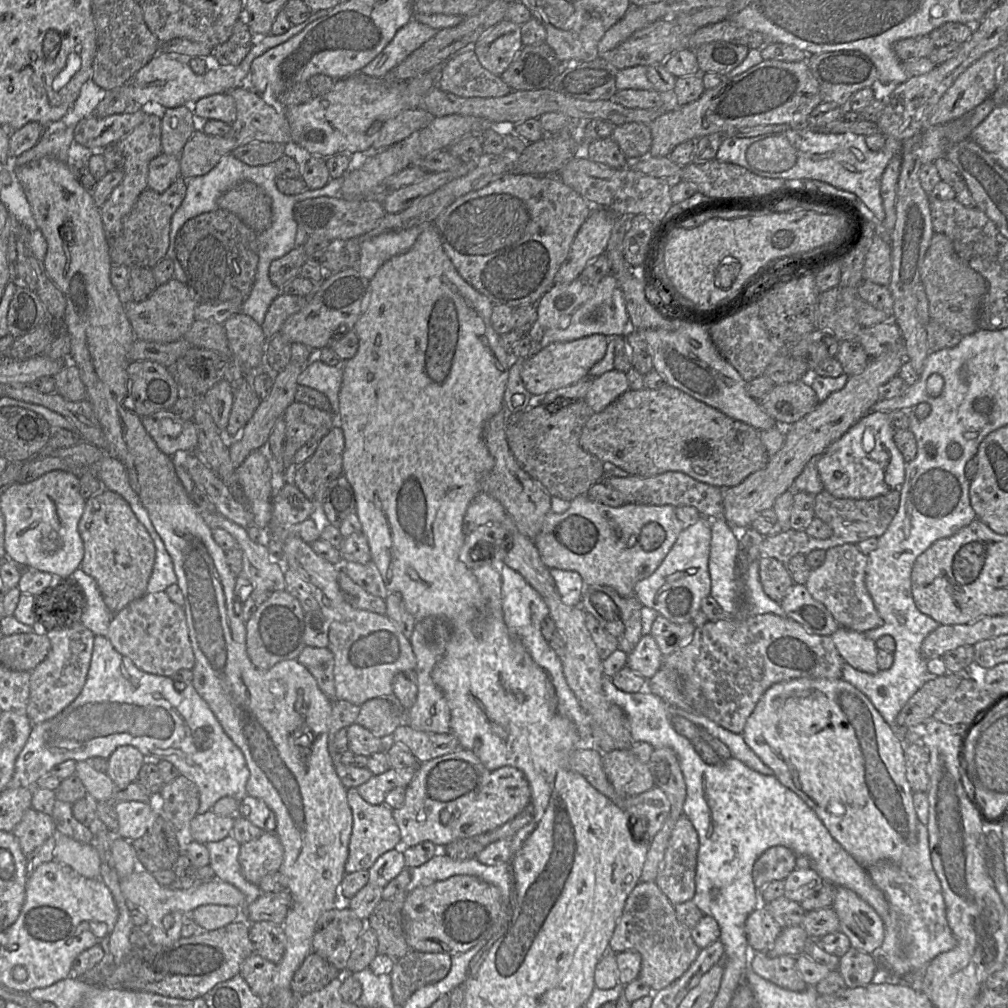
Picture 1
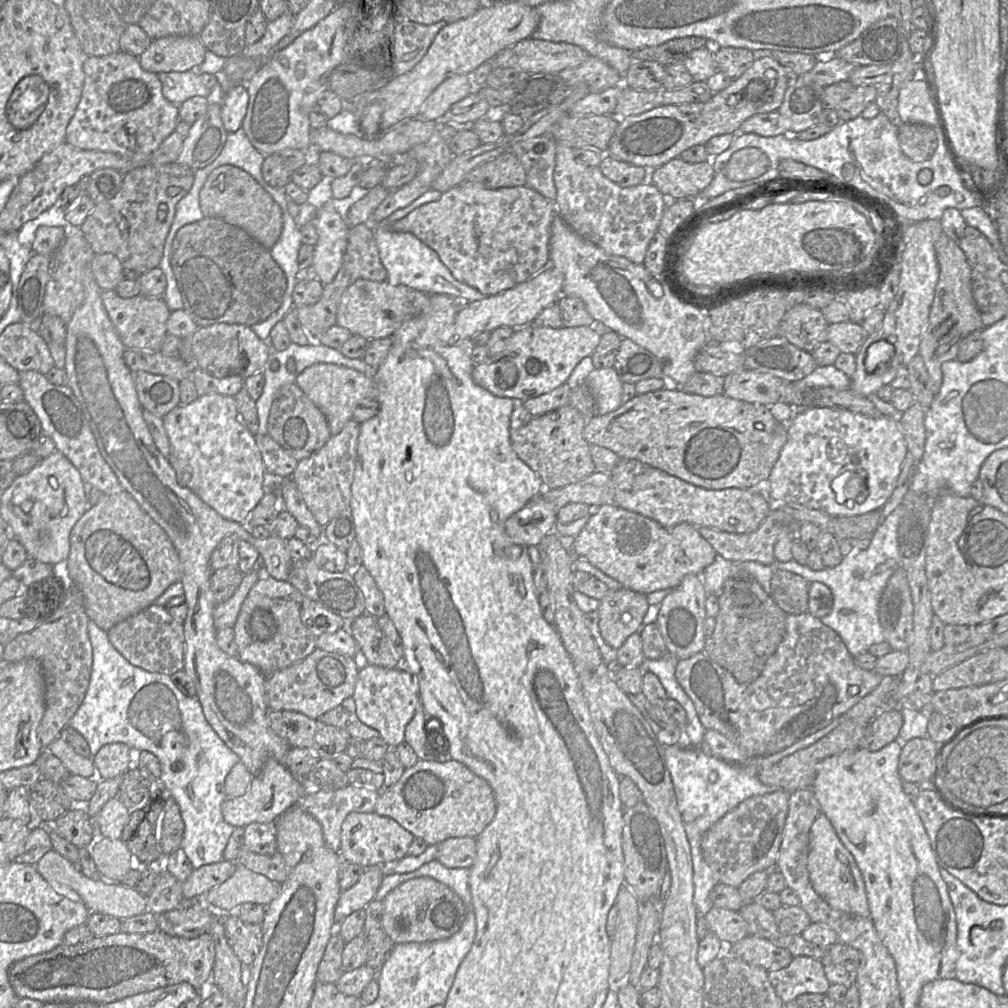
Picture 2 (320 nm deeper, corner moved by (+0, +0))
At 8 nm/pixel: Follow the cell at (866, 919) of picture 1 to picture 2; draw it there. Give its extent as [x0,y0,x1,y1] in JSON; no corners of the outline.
[807,813,870,917]

